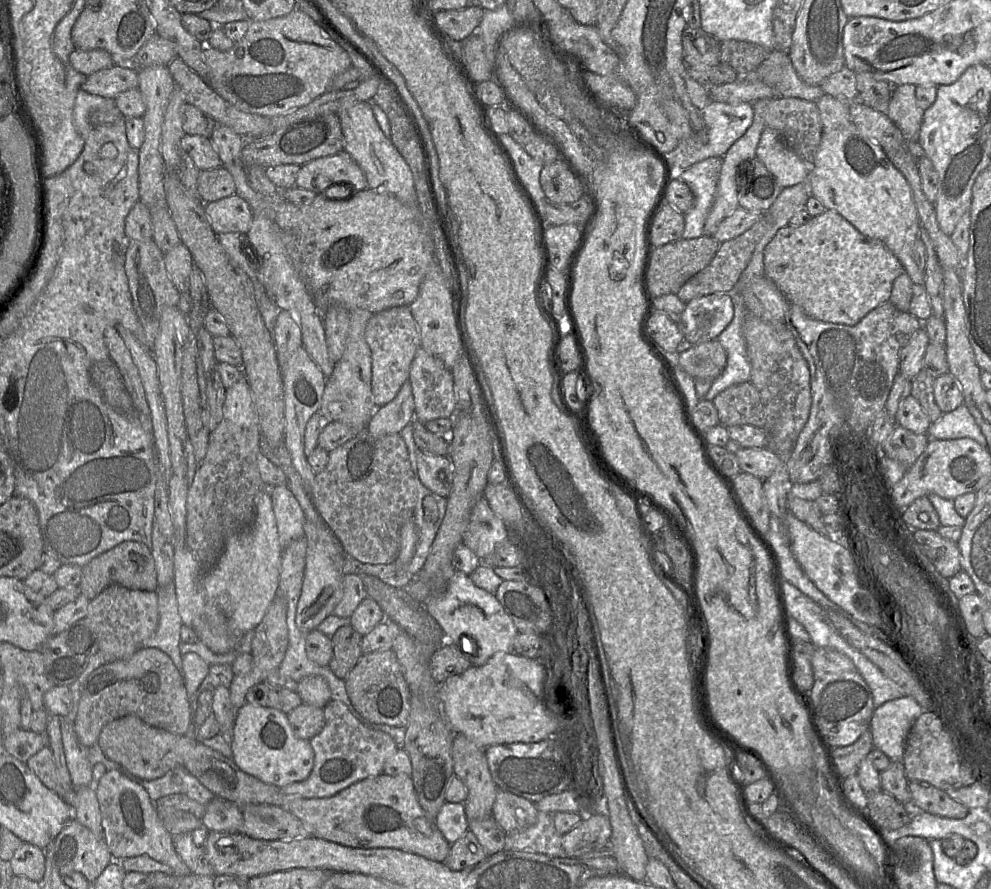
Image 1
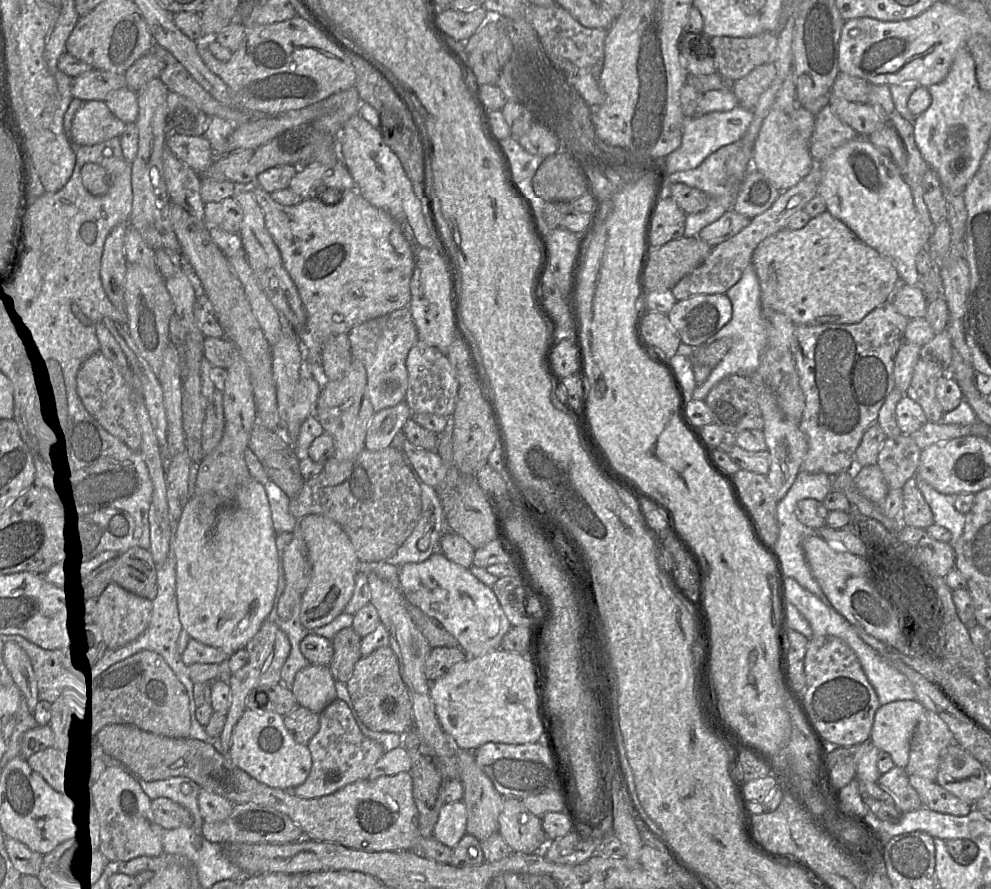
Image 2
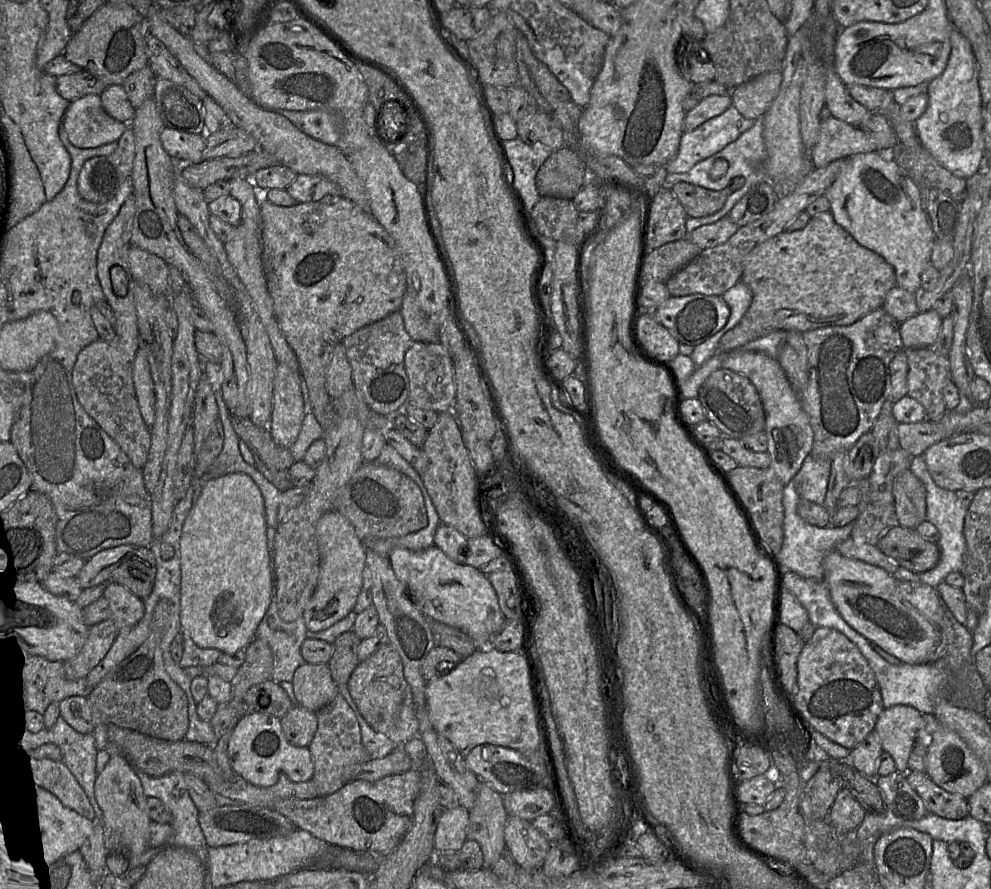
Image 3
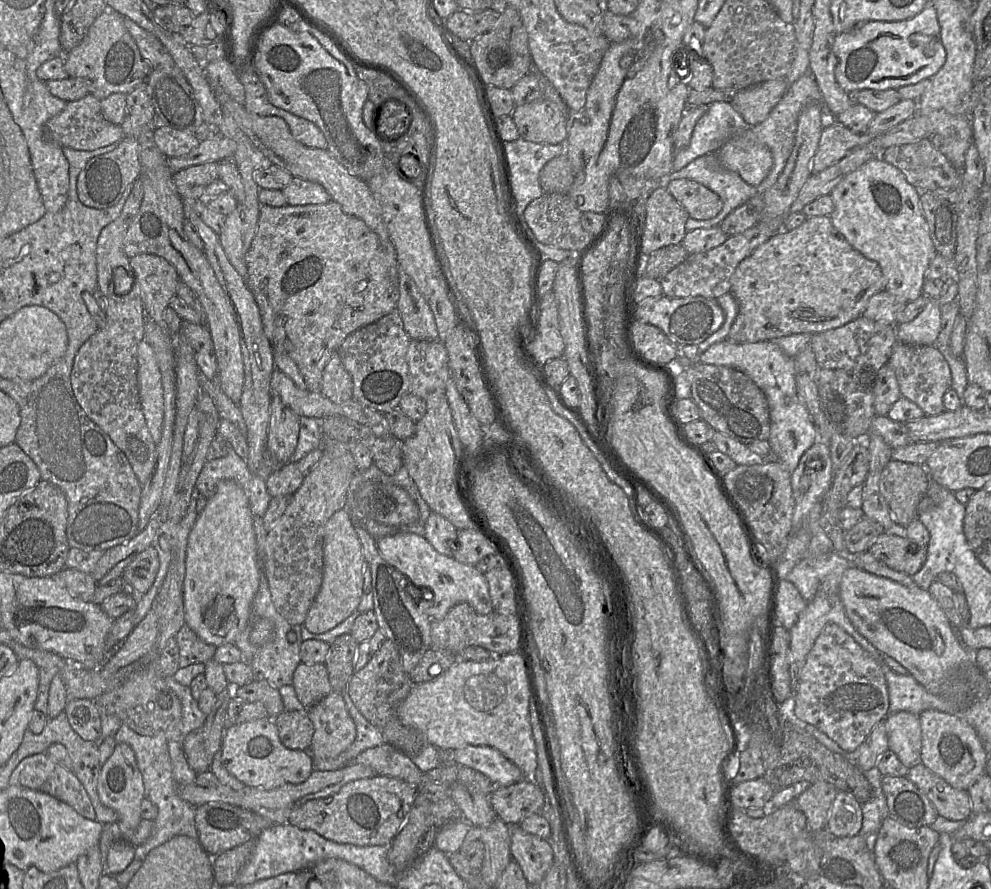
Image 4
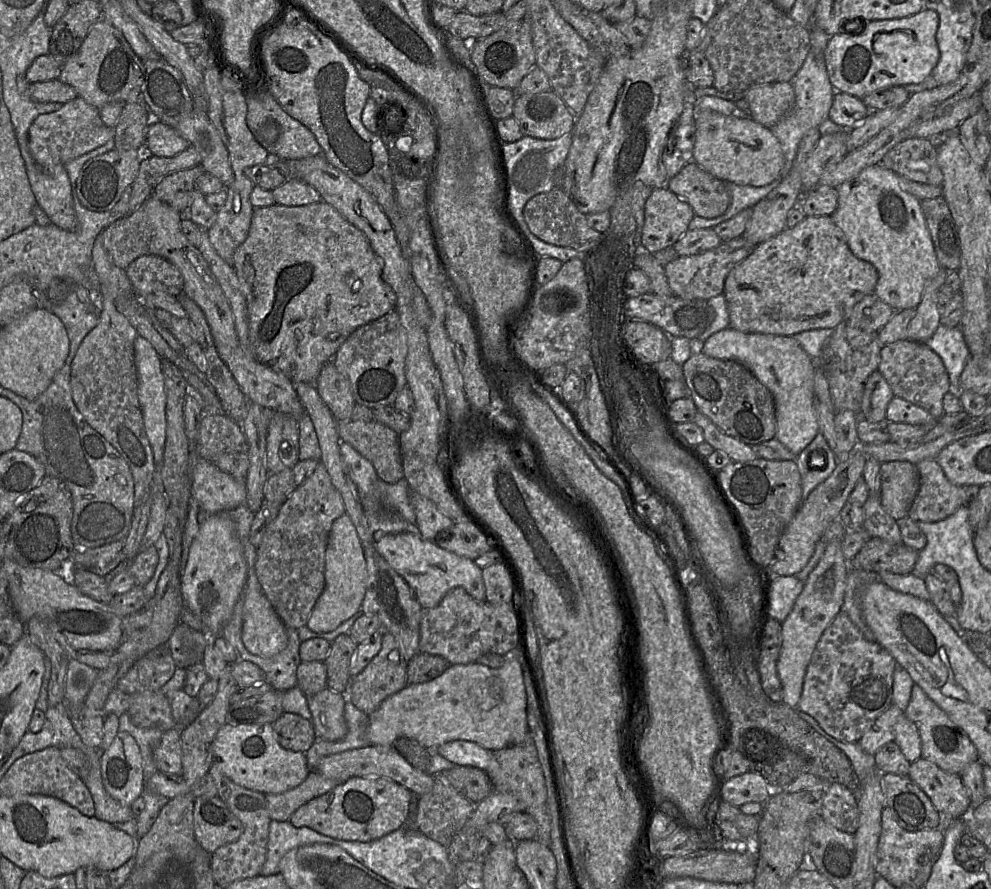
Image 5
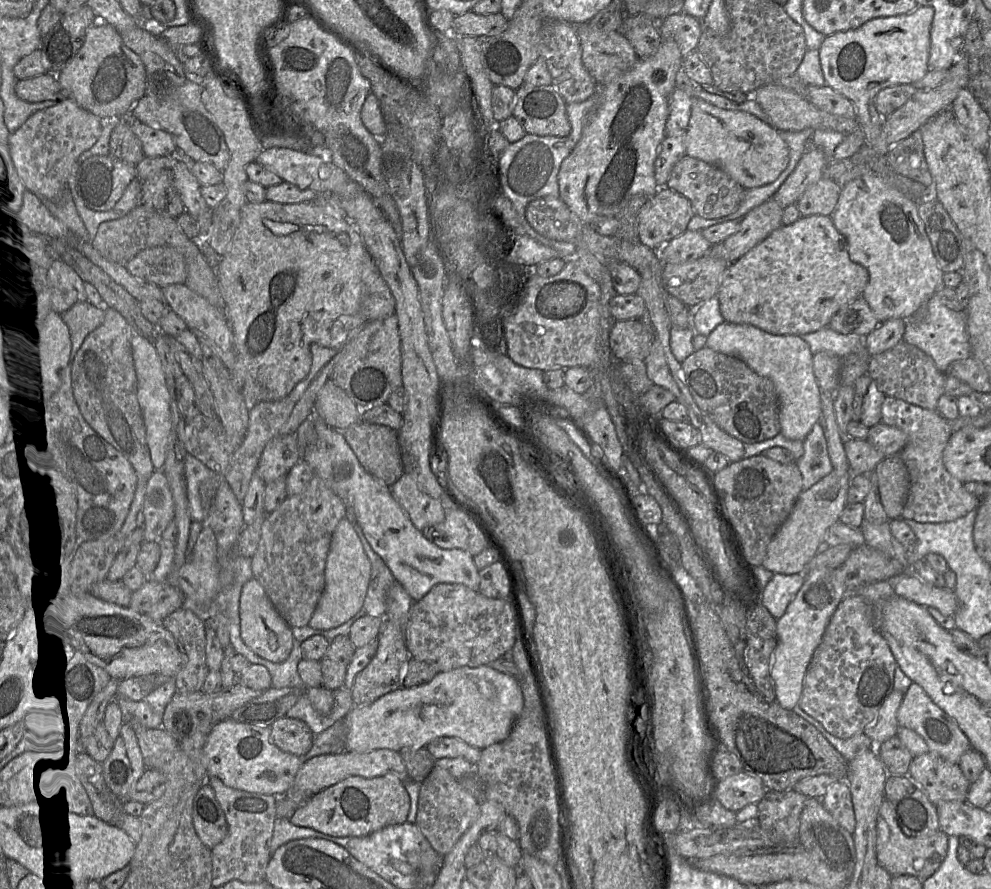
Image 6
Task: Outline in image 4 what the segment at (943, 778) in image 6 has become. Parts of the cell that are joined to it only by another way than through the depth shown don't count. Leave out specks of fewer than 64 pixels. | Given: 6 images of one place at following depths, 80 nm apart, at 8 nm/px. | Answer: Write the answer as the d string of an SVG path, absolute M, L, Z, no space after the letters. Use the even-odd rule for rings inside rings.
M922 762L909 768L907 778L926 794L939 816L966 821L972 815L968 792L953 788Z

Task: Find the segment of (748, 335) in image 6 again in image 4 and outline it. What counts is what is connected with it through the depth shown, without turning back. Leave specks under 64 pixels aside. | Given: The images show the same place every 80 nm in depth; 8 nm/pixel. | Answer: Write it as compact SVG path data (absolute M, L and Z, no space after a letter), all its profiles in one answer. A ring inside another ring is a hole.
M724 340L711 345L700 356L700 362L737 369L749 376L762 390L768 401L770 412L770 435L768 439L770 447L777 460L792 473L796 469L804 452L818 441L817 427L797 392L794 358L787 355L778 345L771 341L734 343L729 340Z

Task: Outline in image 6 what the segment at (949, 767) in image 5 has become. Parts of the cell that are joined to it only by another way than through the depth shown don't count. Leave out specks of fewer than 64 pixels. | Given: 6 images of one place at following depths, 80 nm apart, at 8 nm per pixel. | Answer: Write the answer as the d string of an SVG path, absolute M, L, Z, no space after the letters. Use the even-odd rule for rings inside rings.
M912 683L903 696L897 711L899 727L905 727L919 734L932 752L950 763L958 764L961 756L971 747L970 741L957 723L940 709L925 693L922 687Z

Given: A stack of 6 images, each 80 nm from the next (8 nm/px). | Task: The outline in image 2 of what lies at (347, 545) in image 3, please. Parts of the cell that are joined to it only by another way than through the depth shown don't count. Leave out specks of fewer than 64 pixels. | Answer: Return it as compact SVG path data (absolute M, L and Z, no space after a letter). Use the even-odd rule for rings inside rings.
M306 515L299 520L299 528L312 563L312 576L301 598L299 619L308 631L312 631L329 624L343 613L352 597L358 574L357 564L361 561L346 533L332 519L322 515Z

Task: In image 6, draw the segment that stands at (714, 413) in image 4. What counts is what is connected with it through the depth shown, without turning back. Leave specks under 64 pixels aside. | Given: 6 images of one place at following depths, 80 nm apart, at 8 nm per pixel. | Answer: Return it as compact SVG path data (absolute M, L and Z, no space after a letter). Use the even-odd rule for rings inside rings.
M707 346L694 351L682 363L683 378L700 409L721 429L743 443L754 444L780 433L780 403L774 384L758 375L741 359L716 352Z

